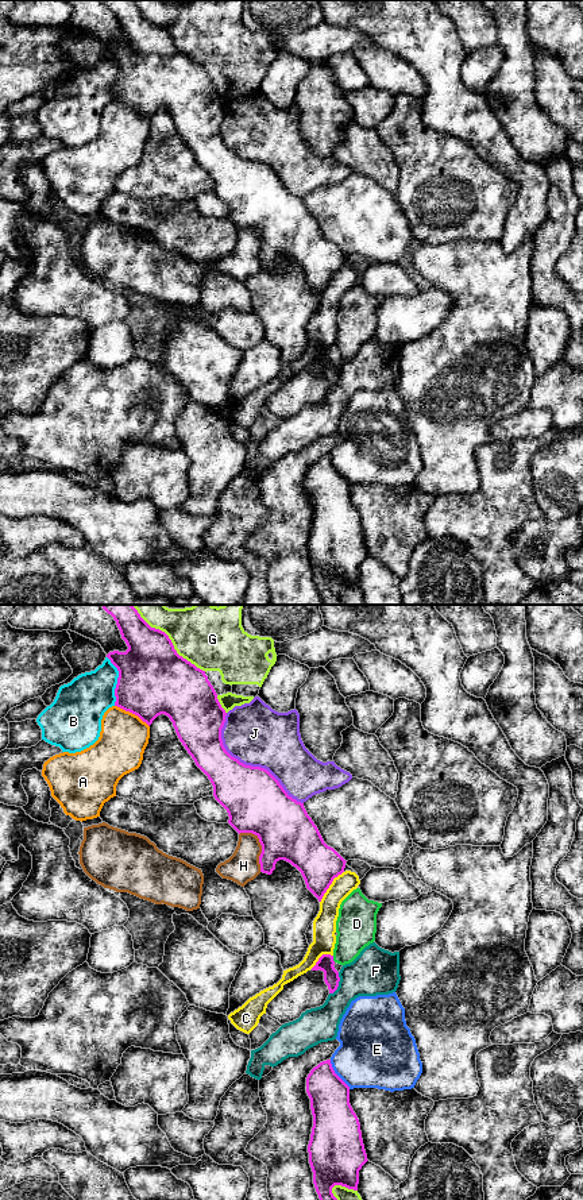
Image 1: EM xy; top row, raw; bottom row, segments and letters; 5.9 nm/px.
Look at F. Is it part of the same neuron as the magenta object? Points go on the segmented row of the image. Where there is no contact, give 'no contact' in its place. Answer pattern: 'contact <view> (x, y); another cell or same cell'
contact xy (338, 984); another cell

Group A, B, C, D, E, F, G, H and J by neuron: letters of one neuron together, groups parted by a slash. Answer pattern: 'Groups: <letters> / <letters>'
Groups: A / B / C / D / E / F / G / H / J

